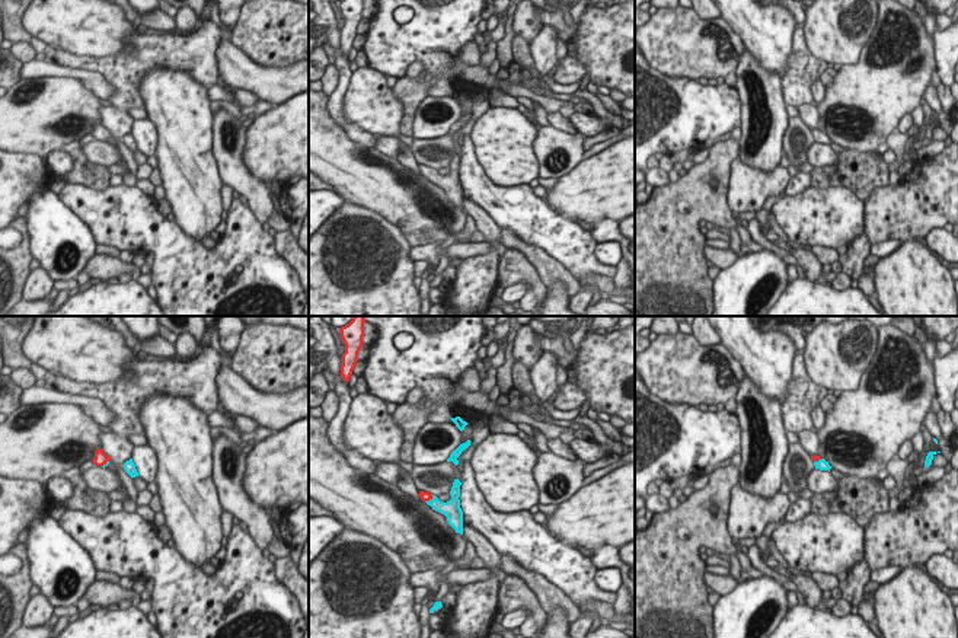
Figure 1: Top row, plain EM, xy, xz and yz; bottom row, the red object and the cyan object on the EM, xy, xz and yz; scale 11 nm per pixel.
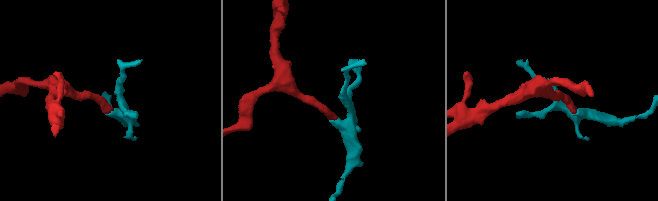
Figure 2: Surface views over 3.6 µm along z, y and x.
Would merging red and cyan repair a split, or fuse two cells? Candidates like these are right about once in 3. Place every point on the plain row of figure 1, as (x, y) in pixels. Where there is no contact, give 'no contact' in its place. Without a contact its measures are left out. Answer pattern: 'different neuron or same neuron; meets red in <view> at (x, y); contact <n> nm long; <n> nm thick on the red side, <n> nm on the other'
same neuron; meets red in xz at (430, 172); contact 110 nm long; 100 nm thick on the red side, 170 nm on the other

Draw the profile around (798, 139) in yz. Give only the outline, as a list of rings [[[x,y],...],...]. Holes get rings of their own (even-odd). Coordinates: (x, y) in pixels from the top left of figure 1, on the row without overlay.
[[[788,117],[788,128],[783,135],[783,153],[796,169],[807,163],[807,151],[815,143],[814,134],[801,117]]]

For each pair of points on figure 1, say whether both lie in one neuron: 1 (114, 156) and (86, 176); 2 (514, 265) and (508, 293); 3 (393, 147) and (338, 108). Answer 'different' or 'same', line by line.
1: different
2: different
3: different

